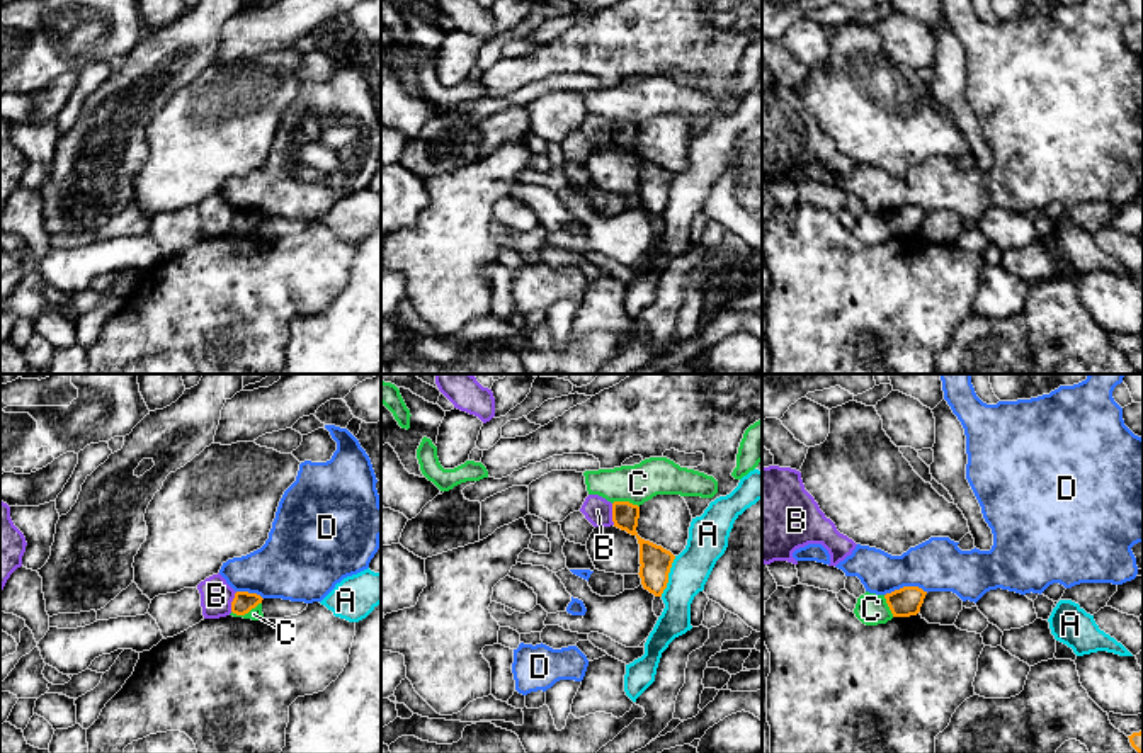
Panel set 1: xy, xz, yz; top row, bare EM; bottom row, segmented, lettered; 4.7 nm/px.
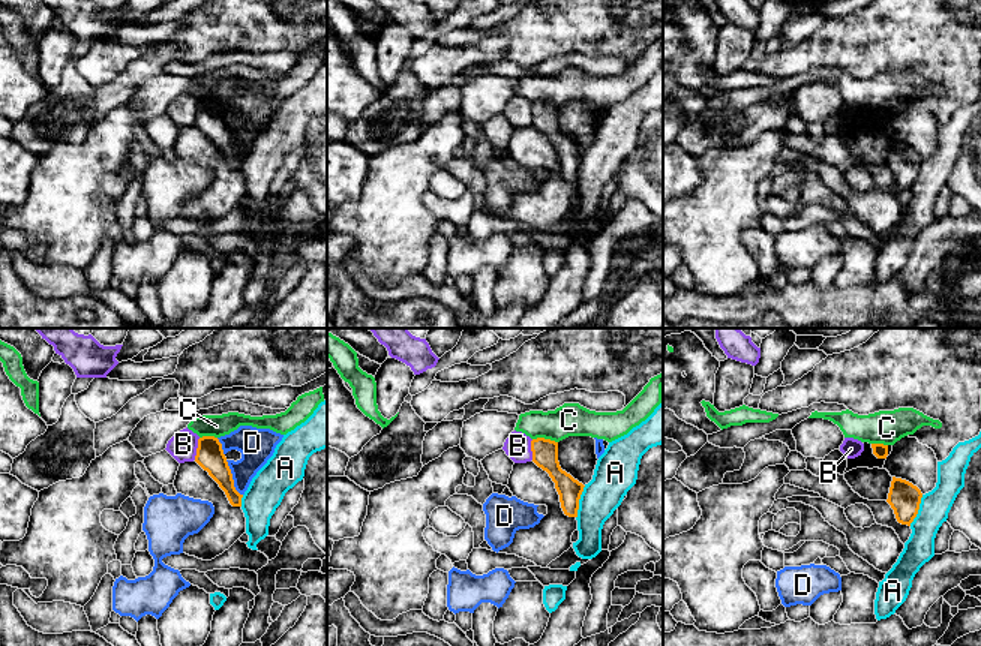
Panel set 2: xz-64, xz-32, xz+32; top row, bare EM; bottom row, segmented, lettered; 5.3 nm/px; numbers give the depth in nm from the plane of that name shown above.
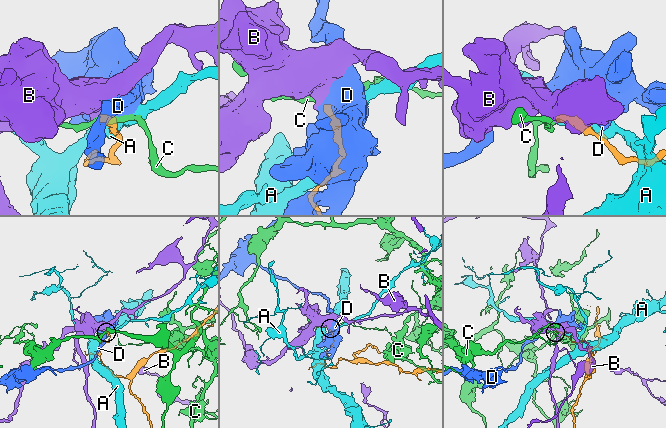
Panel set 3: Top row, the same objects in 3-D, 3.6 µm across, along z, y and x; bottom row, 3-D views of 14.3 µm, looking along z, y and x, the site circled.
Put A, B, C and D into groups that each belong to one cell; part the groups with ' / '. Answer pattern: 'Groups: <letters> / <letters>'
Groups: A / B / C / D

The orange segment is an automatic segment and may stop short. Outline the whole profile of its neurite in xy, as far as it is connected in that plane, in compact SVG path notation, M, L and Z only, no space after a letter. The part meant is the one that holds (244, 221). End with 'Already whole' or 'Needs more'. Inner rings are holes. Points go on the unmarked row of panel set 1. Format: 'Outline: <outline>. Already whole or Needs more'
Outline: M236 211L231 221L231 231L236 235L245 235L252 228L255 228L259 223L262 223L262 219L264 218L257 212Z. Already whole

